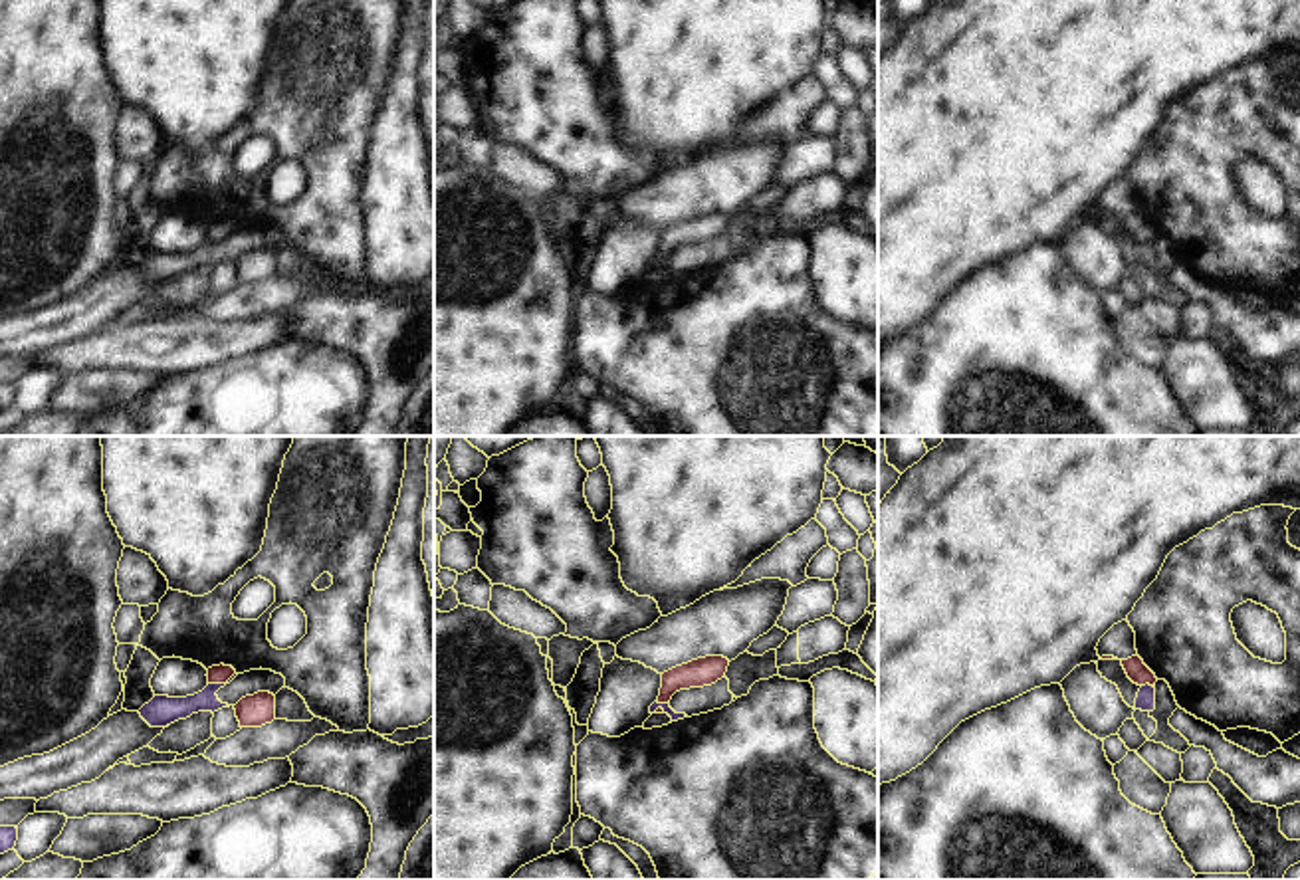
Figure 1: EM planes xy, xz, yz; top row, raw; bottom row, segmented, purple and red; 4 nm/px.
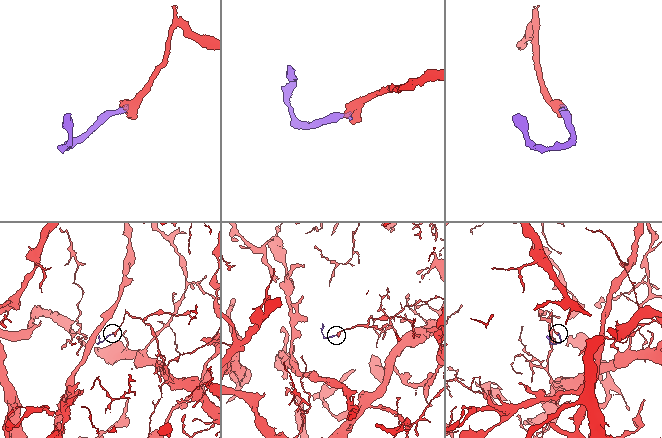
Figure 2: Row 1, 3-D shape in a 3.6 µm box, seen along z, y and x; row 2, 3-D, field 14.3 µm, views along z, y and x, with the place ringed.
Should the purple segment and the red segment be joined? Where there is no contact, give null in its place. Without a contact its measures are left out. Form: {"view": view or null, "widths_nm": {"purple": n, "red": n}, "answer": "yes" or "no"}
{"view": "xy", "widths_nm": {"purple": 120, "red": 80}, "answer": "no"}

